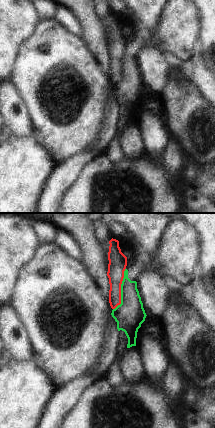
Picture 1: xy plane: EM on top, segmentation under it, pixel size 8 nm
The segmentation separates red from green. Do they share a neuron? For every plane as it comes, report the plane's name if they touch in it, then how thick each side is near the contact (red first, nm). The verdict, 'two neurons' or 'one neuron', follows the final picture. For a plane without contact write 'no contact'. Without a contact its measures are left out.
meets red in xy; 140 nm thick on the red side, 240 nm on the other

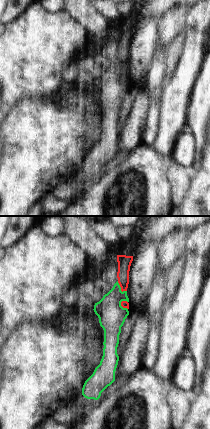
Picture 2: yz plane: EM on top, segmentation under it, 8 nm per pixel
meets red in yz; 110 nm thick on the red side, 220 nm on the other

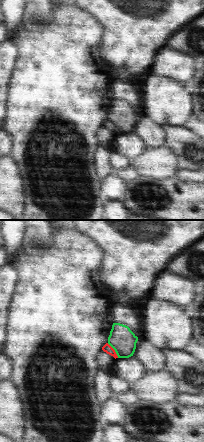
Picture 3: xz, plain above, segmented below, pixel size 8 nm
meets red in xz; 70 nm thick on the red side, 200 nm on the other

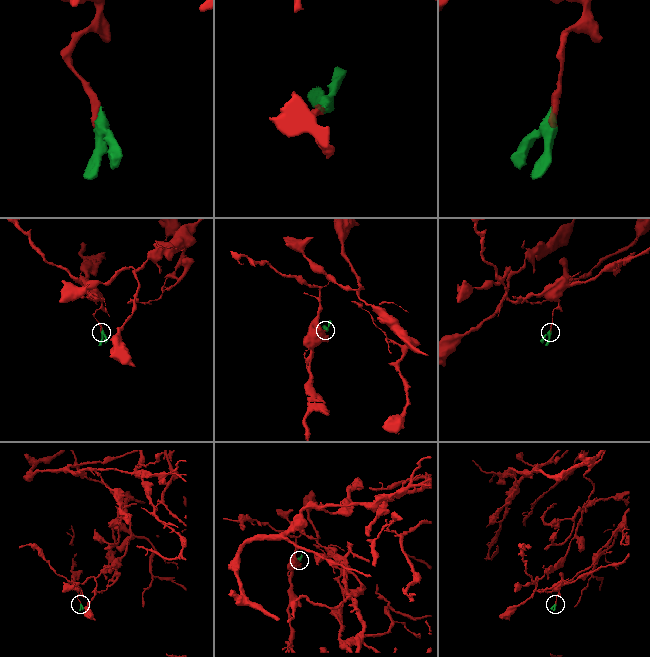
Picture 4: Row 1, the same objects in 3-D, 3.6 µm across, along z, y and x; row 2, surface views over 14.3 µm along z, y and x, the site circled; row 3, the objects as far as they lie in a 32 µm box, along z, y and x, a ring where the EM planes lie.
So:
two neurons

